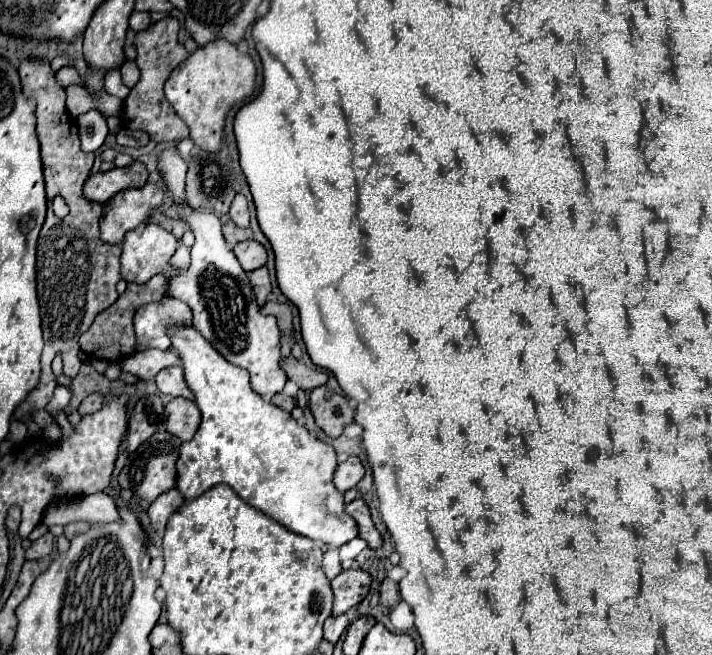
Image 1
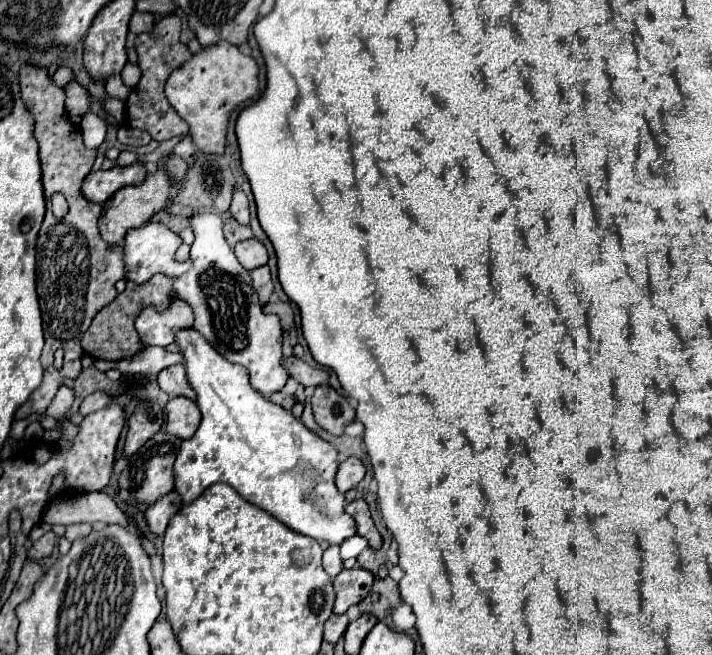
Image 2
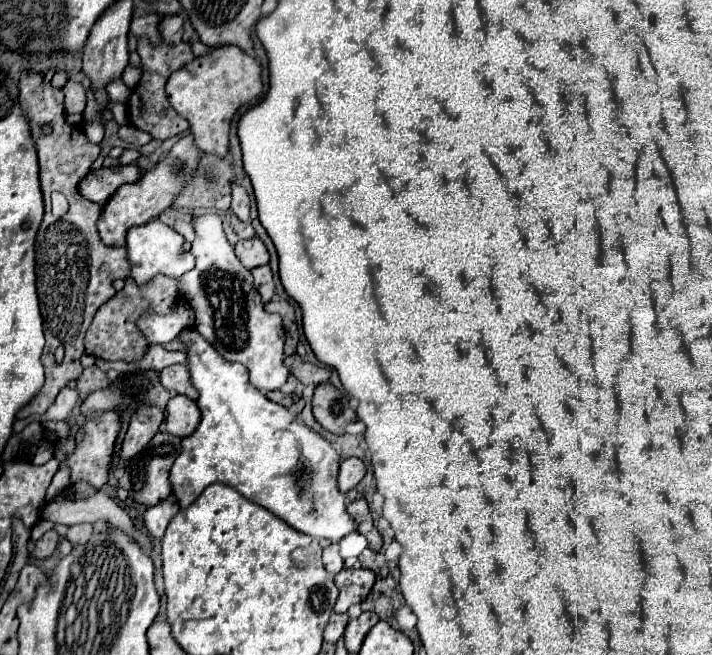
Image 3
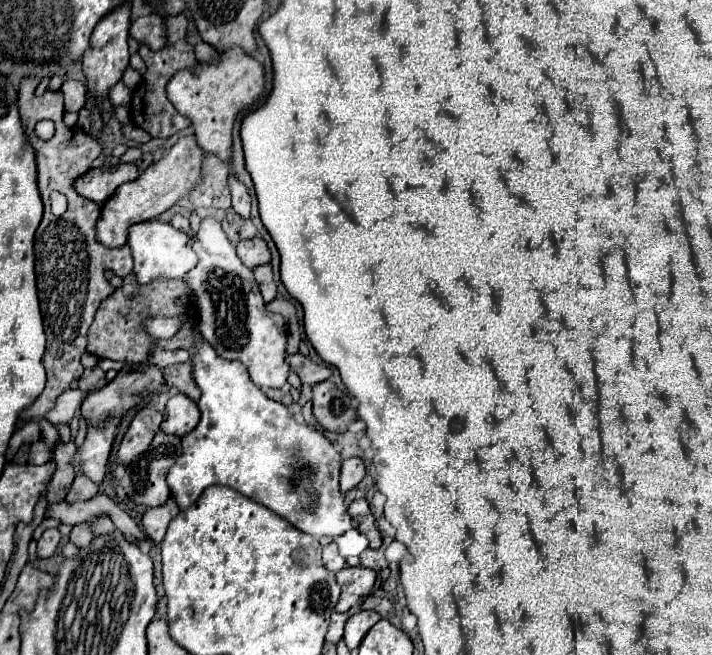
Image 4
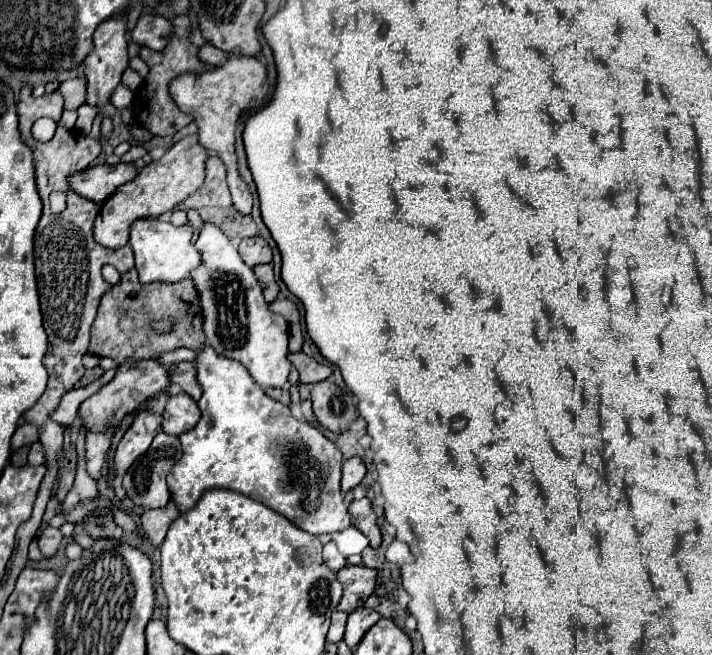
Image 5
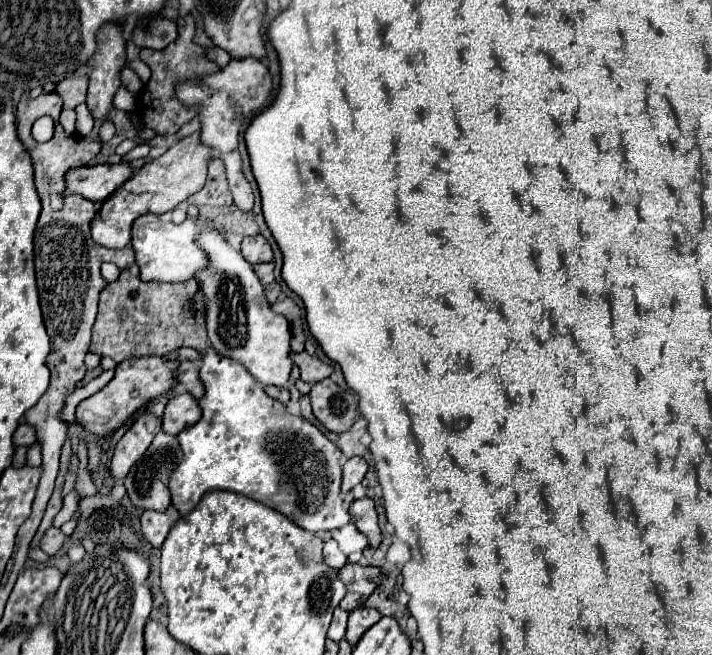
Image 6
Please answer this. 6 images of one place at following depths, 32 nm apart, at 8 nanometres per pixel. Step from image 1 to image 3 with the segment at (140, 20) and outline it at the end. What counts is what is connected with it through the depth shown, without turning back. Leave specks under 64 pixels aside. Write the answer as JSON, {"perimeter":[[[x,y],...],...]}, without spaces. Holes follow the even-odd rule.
{"perimeter":[[[150,12],[150,14],[144,14],[144,16],[134,16],[132,22],[130,22],[130,32],[140,38],[140,36],[148,36],[152,40],[160,40],[158,38],[158,14]]]}

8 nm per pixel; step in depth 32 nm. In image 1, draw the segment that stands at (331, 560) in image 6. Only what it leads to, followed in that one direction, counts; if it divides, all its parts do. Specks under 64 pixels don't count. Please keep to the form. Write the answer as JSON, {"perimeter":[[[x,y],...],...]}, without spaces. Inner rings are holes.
{"perimeter":[[[330,548],[330,550],[324,554],[322,570],[324,570],[324,574],[326,574],[328,580],[336,578],[338,572],[342,570],[342,568],[340,568],[340,560],[338,560],[338,550],[336,550],[336,548]]]}

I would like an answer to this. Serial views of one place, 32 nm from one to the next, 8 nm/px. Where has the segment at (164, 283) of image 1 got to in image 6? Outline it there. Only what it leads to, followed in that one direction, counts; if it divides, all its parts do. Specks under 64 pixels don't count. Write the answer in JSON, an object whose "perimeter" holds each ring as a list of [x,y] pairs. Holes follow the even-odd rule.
{"perimeter":[[[134,264],[120,272],[120,278],[102,290],[98,318],[92,328],[90,352],[110,356],[120,364],[128,358],[166,356],[182,346],[196,348],[200,352],[210,346],[206,336],[204,294],[194,278],[176,284],[142,282]]]}

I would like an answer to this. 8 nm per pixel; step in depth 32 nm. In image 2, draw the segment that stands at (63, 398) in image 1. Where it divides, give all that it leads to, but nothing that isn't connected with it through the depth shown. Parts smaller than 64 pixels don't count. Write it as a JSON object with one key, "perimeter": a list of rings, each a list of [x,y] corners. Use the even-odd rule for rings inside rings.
{"perimeter":[[[60,386],[58,392],[56,392],[56,396],[54,396],[54,400],[50,402],[46,414],[52,416],[52,418],[56,418],[56,420],[60,416],[66,416],[68,410],[70,410],[70,406],[72,406],[72,400],[74,400],[74,390],[68,388],[68,386]]]}

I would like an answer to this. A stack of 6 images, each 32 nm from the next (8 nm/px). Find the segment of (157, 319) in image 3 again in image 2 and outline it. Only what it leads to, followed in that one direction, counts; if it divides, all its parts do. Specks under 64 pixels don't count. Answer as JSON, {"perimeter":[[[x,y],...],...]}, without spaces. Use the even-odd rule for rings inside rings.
{"perimeter":[[[172,300],[164,312],[156,308],[144,308],[140,316],[136,316],[136,330],[140,334],[140,342],[144,346],[160,346],[166,348],[174,342],[174,334],[180,328],[192,328],[194,314],[192,308],[182,300]]]}

